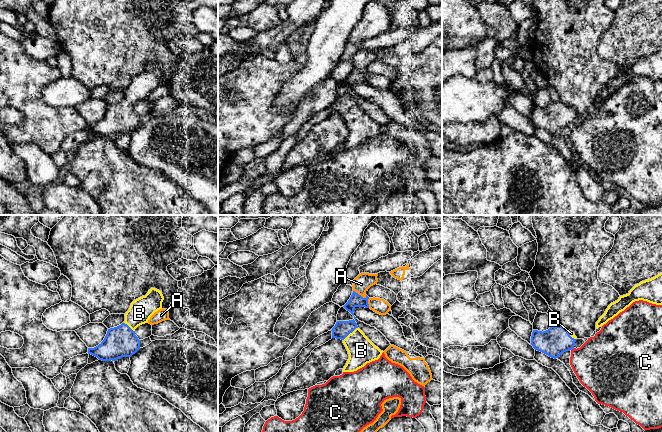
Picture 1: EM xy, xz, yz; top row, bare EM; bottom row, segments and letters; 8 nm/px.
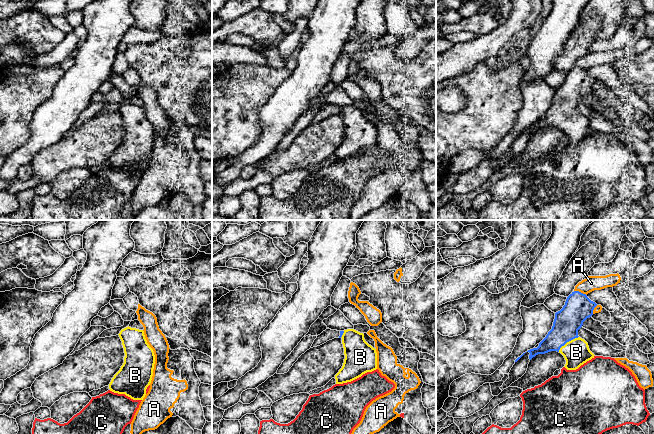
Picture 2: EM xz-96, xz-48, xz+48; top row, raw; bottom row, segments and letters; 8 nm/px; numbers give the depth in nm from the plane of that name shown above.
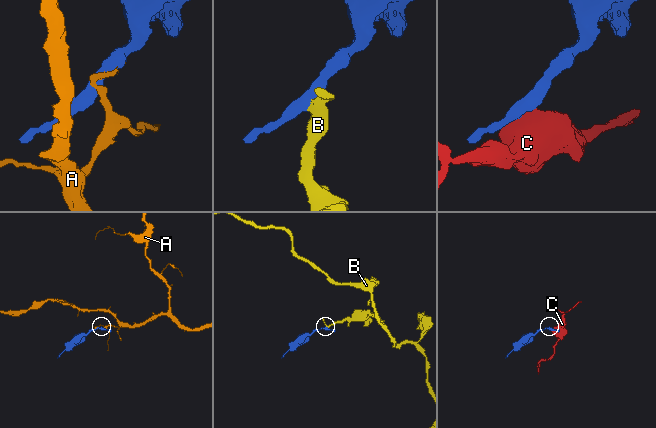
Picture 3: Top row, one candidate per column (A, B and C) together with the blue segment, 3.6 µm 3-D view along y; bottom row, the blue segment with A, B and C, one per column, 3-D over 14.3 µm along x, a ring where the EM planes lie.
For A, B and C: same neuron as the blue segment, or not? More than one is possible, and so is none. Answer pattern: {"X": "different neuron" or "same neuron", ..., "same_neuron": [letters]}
{"A": "different neuron", "B": "same neuron", "C": "different neuron", "same_neuron": ["B"]}

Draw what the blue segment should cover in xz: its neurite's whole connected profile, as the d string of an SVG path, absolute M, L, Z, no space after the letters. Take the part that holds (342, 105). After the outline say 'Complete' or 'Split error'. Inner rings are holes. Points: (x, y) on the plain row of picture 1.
M354 95L337 97L331 107L332 114L341 115L349 130L343 148L357 147L367 139L378 136L383 129L358 104Z. Split error

